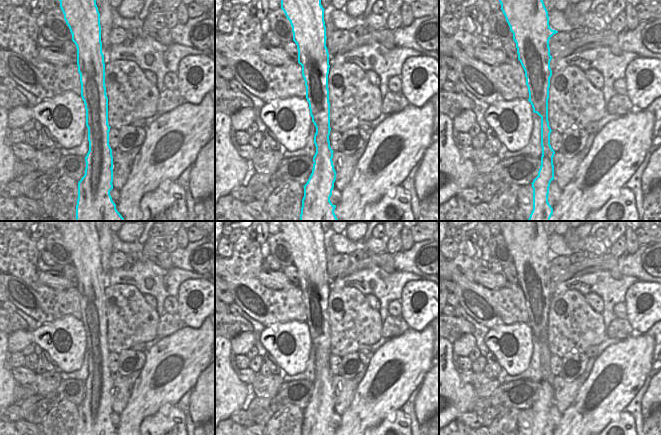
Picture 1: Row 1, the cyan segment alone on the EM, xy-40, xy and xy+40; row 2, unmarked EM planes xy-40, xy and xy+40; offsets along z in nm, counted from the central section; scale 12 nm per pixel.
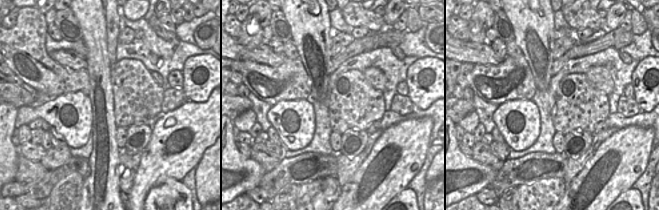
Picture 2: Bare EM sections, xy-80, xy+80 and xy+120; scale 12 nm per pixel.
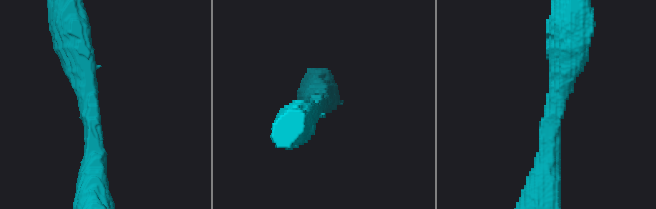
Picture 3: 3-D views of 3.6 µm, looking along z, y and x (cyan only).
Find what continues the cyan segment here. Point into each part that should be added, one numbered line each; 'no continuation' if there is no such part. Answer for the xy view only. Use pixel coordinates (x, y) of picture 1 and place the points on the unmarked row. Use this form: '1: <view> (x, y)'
no continuation.

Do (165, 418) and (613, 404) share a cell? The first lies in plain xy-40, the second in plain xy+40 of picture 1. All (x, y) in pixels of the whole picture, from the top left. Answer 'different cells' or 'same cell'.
different cells

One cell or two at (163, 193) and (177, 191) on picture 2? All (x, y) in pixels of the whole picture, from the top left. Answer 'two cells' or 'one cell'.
one cell

